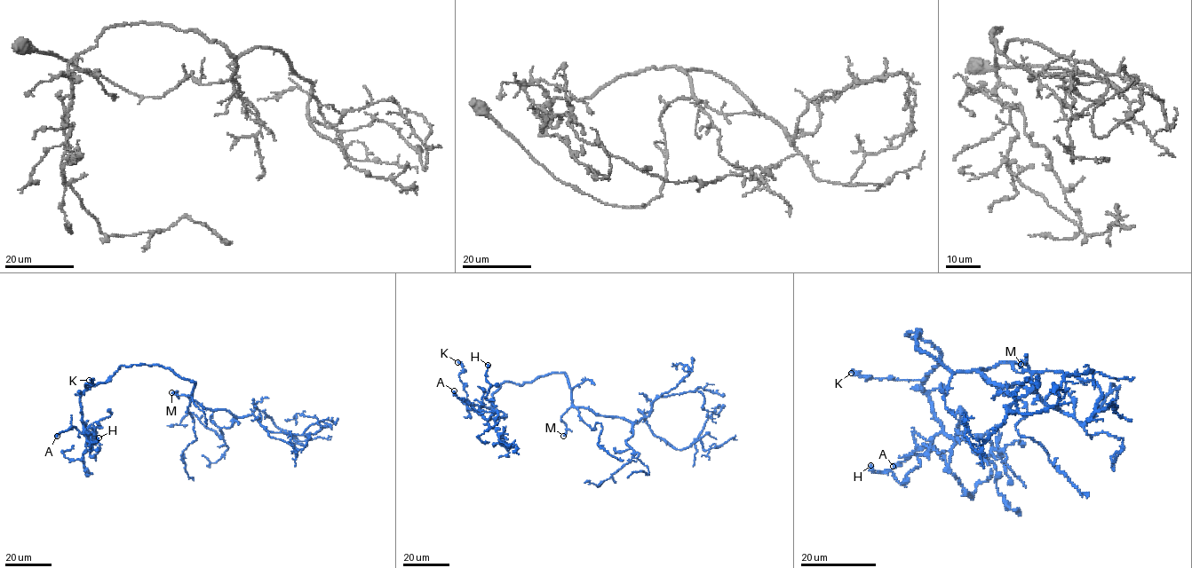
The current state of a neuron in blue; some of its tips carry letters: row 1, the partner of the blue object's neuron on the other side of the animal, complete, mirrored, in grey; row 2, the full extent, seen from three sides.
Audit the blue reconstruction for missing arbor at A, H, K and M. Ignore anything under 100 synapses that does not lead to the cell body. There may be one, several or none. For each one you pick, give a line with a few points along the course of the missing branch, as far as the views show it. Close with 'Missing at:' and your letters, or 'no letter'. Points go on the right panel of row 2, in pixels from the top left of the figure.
M: (1021, 364), (1056, 376), (1069, 390), (1071, 386), (1049, 363), (1026, 350), (994, 325), (991, 326)
Missing at: M

